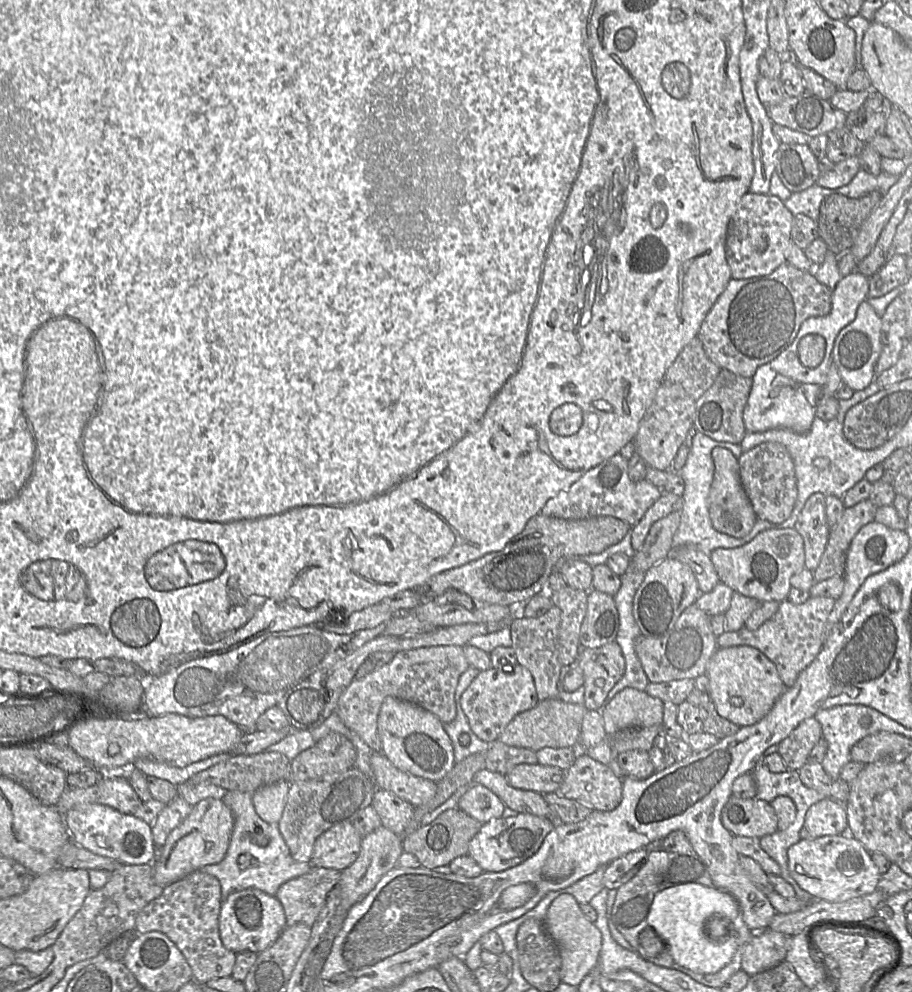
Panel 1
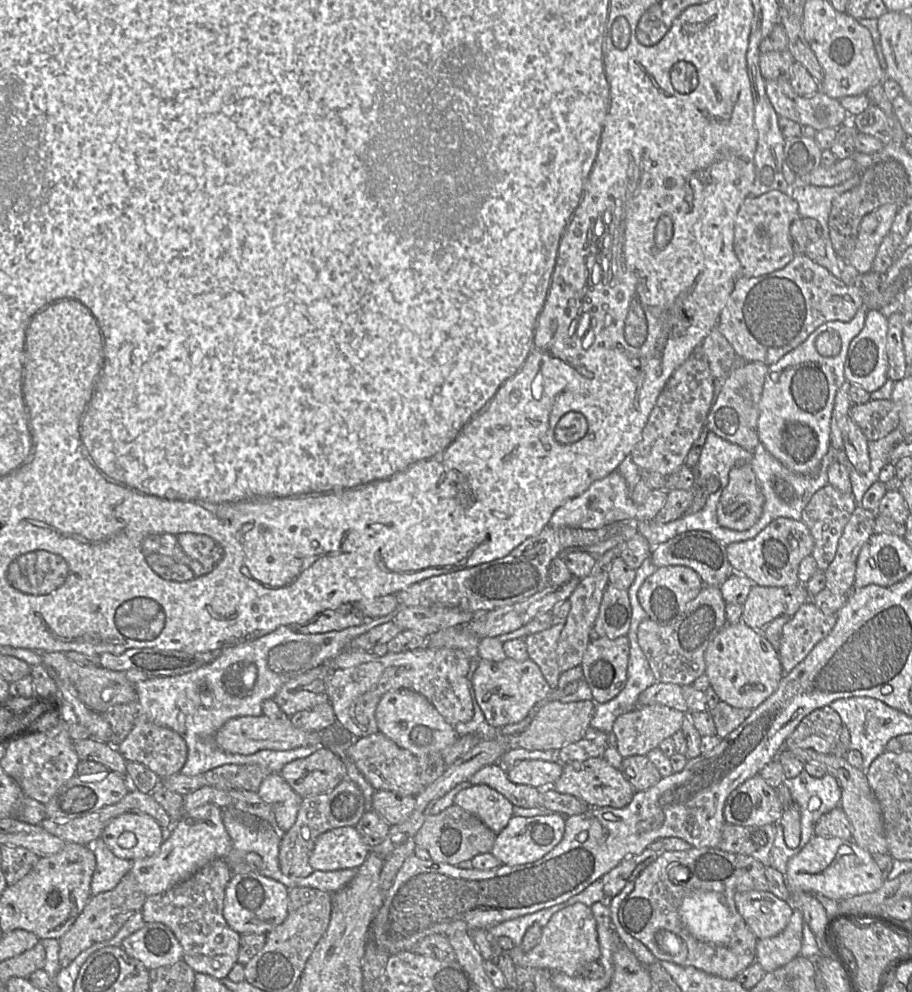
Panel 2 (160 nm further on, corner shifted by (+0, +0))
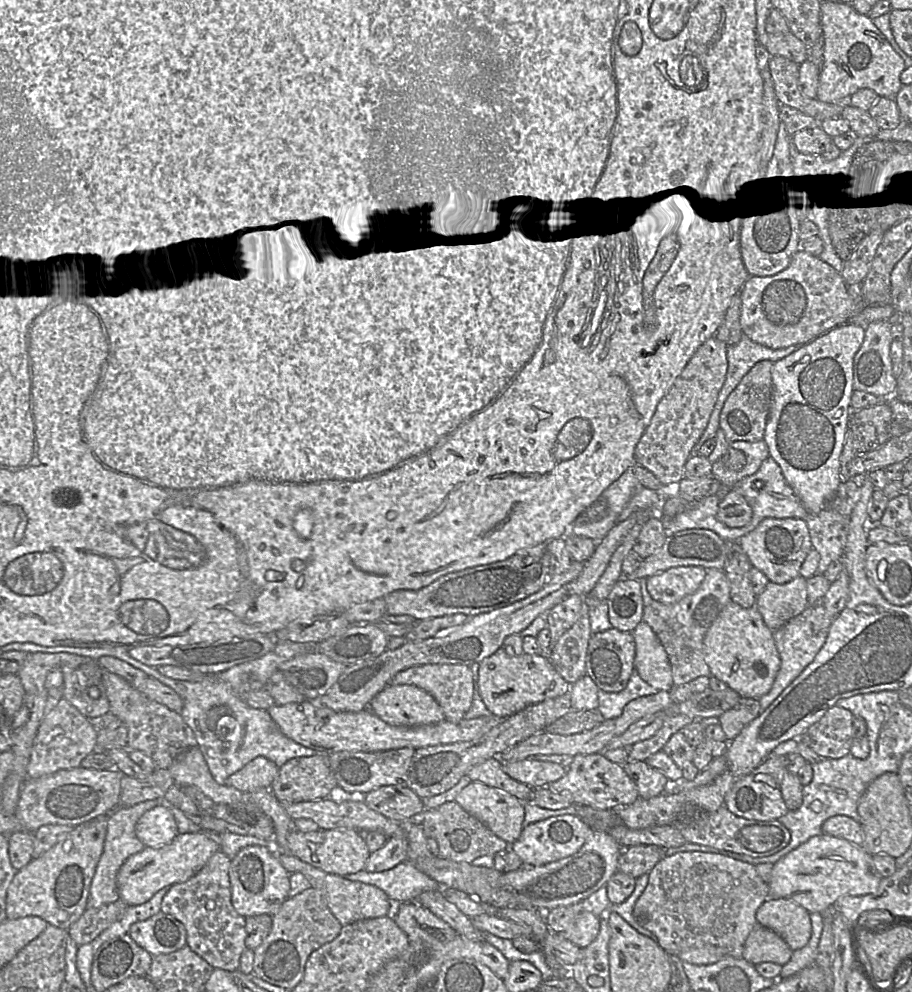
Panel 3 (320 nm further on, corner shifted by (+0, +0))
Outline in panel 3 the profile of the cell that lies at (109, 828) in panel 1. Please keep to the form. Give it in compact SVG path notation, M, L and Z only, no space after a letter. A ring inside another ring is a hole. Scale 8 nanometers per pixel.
M157 806L139 818L135 834L145 847L159 847L172 842L179 832L170 809Z

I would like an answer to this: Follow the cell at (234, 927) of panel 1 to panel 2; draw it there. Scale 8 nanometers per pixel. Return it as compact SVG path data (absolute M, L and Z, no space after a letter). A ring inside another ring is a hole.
M252 871L232 874L225 890L223 917L238 934L268 934L287 917L289 889L282 883Z

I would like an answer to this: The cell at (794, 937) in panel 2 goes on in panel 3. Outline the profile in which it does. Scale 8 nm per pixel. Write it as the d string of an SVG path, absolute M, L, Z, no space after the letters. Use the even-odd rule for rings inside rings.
M821 833L811 837L774 864L768 883L769 895L773 898L790 899L809 913L821 913L843 896L862 896L876 892L882 878L874 867L872 857L863 847L846 839Z

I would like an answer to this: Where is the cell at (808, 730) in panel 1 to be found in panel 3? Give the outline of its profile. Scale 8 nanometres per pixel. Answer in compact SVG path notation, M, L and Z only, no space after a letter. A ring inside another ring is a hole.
M832 706L798 740L809 746L821 758L837 759L850 754L854 715L847 709Z

